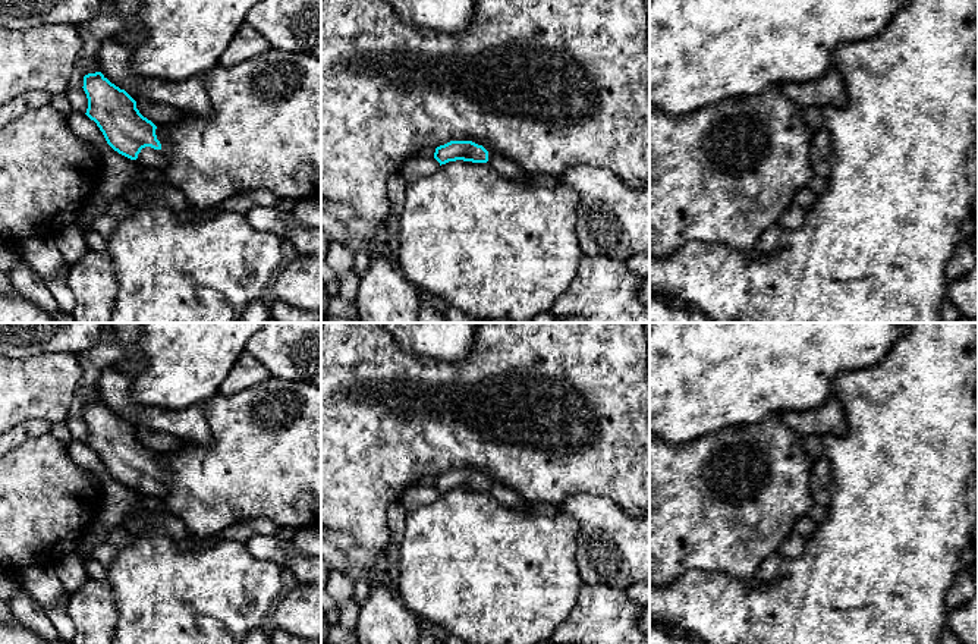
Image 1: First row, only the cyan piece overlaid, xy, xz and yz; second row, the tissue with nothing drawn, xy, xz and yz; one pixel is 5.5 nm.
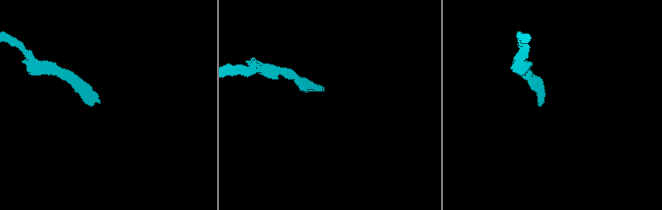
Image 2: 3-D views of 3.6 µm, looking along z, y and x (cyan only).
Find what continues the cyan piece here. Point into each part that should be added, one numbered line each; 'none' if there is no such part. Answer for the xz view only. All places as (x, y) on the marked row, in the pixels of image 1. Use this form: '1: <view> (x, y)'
1: xz (503, 166)

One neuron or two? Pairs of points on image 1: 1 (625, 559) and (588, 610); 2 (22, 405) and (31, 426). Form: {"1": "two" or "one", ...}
{"1": "two", "2": "two"}

